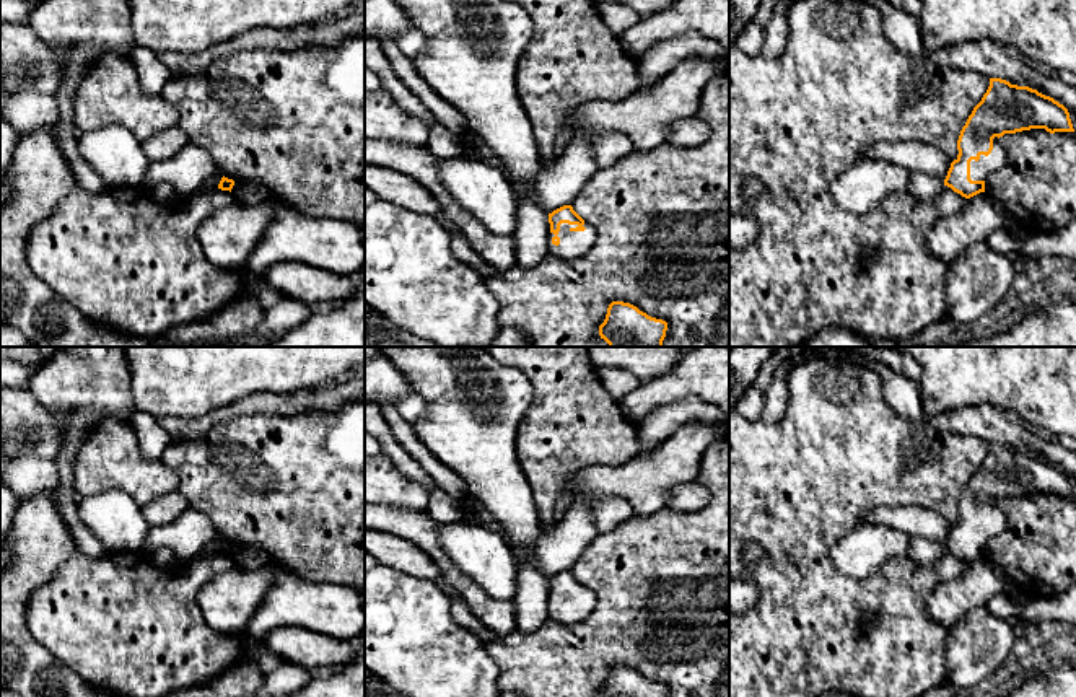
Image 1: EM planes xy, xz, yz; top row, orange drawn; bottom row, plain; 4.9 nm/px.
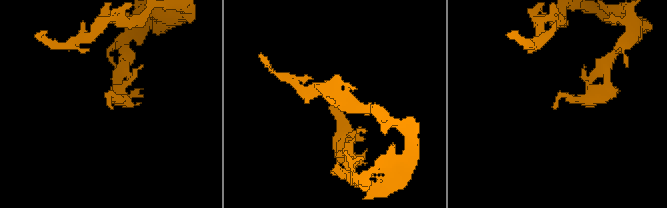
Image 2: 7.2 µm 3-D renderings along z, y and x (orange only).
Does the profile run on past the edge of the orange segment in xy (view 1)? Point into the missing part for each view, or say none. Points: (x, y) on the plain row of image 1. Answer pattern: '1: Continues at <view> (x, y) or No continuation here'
1: No continuation here

